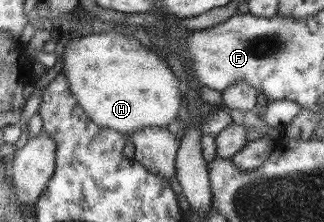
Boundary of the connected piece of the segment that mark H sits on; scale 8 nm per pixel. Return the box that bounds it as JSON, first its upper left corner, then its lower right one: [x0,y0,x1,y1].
[58,31,182,135]

